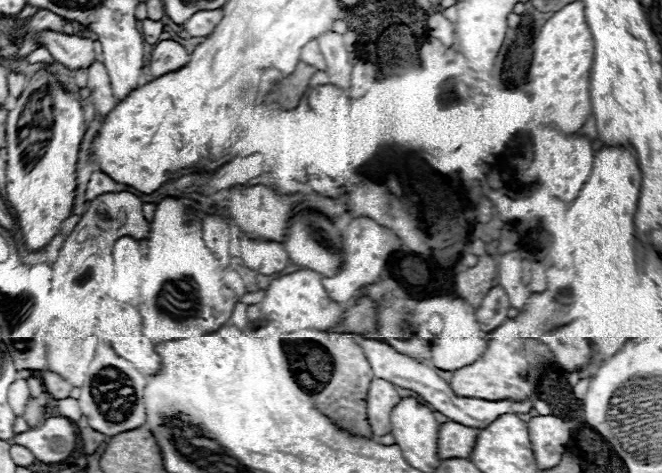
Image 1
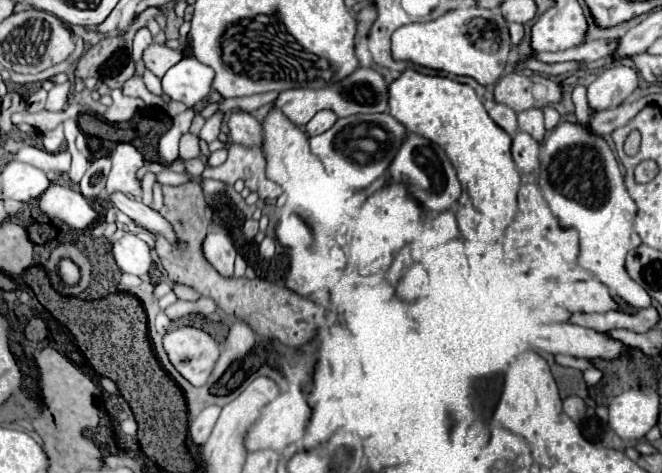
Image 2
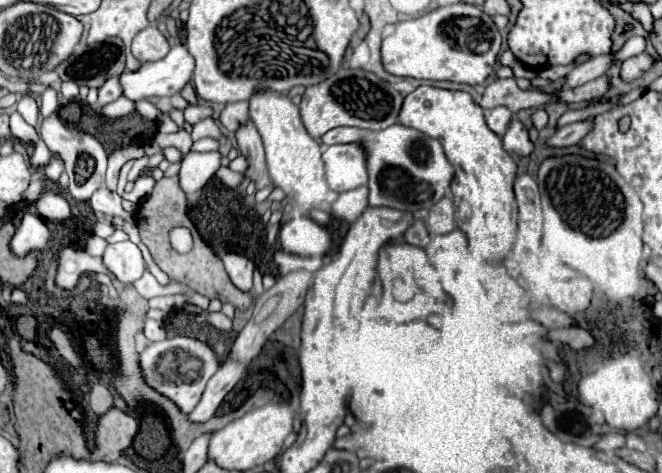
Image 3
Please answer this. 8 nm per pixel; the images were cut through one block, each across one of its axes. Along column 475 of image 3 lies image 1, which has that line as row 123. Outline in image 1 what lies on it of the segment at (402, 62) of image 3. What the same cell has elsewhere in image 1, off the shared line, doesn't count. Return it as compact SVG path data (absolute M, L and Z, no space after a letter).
M48 66L34 72L20 98L16 100L14 108L8 112L6 118L6 150L8 150L8 172L6 172L6 198L10 208L16 214L18 226L26 240L28 248L44 248L50 240L58 234L62 222L70 218L72 204L74 204L74 190L76 190L76 160L78 148L84 138L86 122L82 104L68 92L58 76L48 70Z

